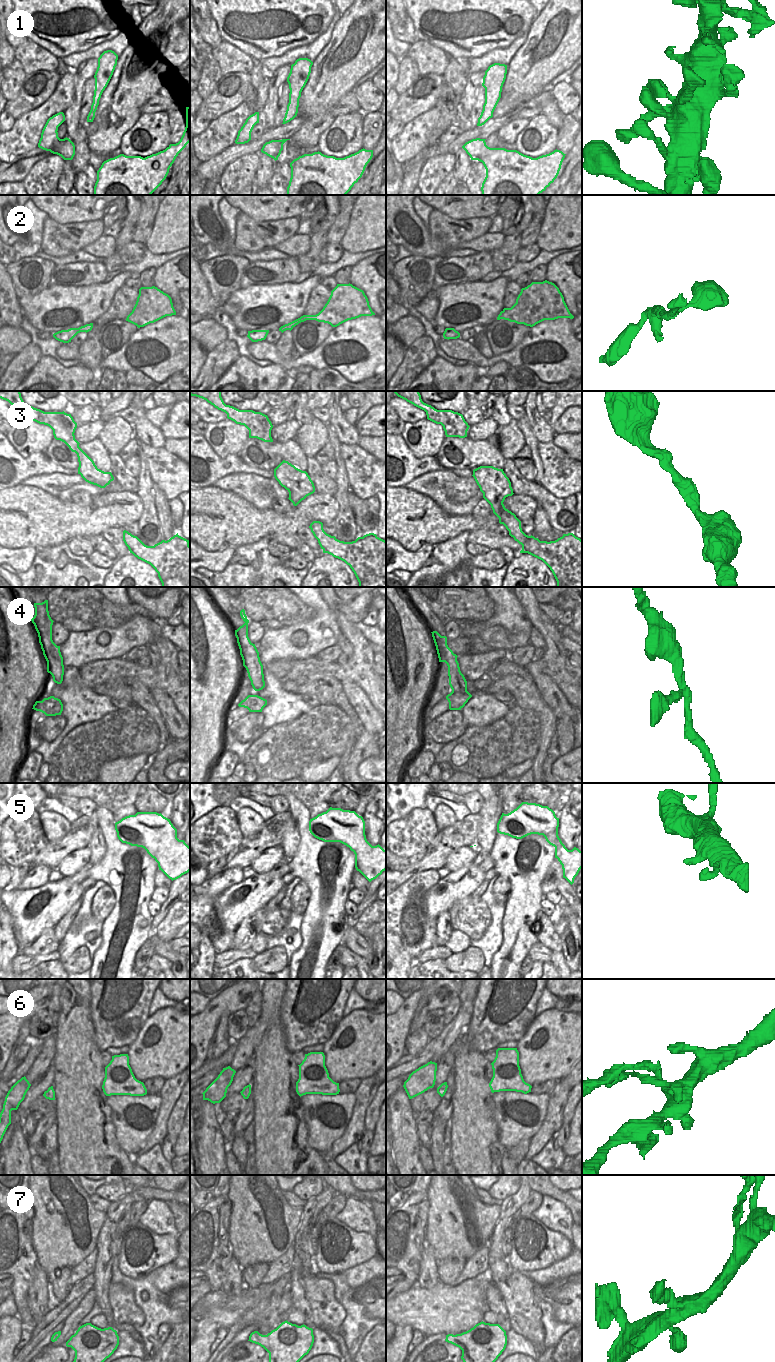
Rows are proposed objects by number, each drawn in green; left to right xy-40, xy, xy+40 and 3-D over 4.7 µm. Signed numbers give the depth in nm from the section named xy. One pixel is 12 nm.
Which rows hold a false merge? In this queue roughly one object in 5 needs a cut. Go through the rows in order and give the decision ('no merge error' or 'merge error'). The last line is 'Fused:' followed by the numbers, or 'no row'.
1: no merge error
2: no merge error
3: no merge error
4: merge error
5: no merge error
6: no merge error
7: no merge error
Fused: 4

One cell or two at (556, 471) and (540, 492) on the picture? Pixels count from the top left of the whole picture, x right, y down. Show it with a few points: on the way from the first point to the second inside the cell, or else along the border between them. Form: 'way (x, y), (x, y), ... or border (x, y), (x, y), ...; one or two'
border (540, 484), (555, 496), (563, 499); two

